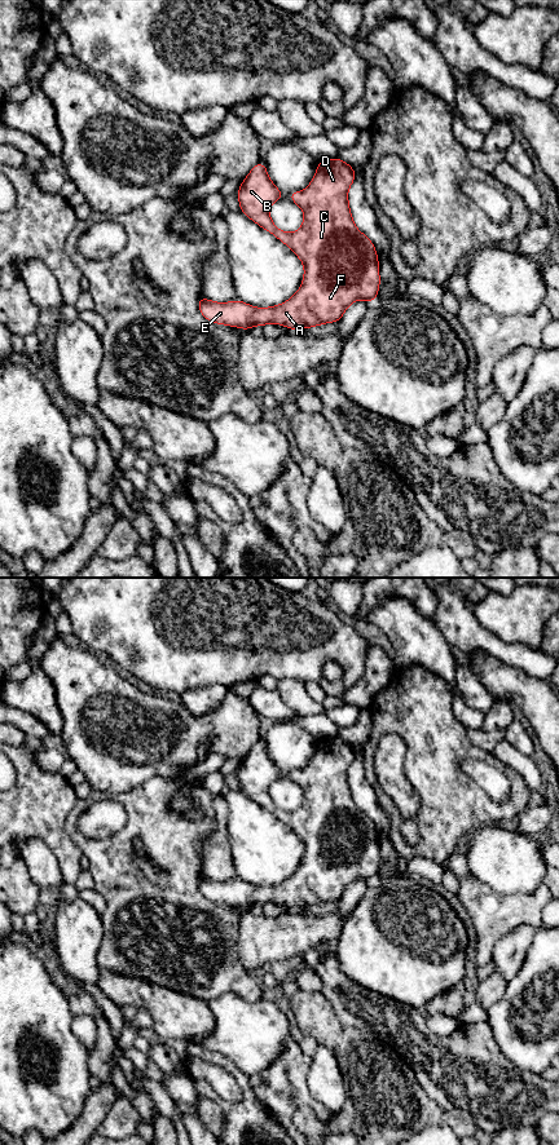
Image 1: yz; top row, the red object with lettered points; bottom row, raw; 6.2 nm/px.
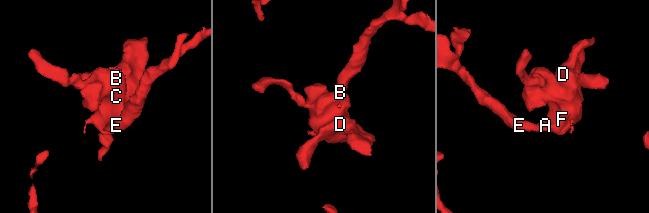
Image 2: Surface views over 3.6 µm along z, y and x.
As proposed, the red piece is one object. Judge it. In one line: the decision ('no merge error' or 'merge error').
no merge error

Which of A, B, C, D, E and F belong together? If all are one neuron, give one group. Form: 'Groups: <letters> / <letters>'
Groups: A B C D E F

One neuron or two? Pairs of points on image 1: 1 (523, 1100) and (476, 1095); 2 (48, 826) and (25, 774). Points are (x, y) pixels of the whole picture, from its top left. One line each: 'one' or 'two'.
1: one
2: one

